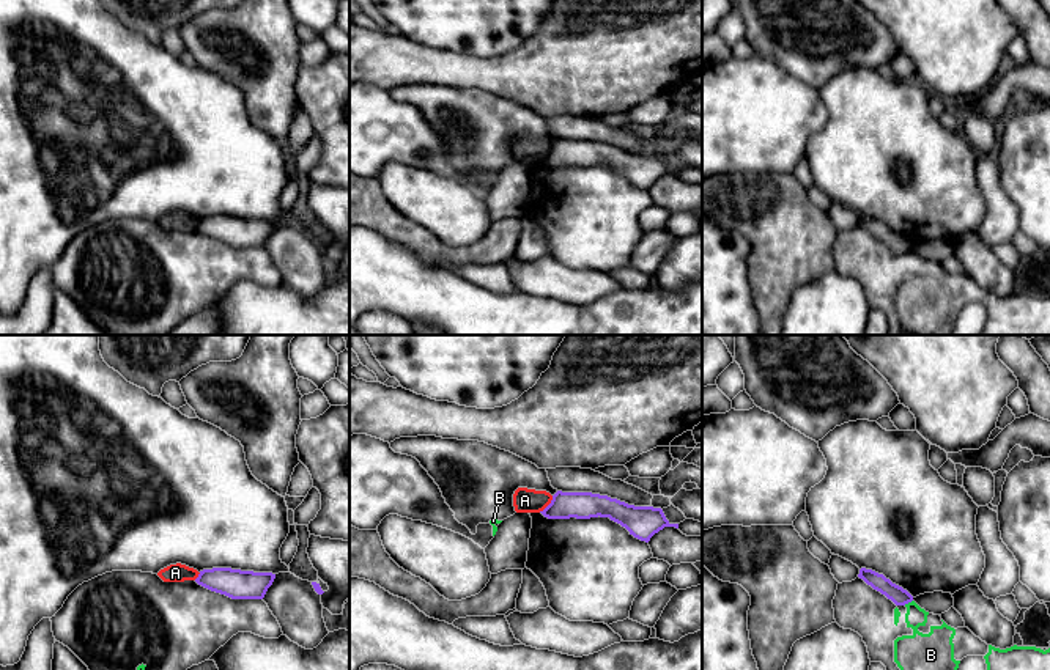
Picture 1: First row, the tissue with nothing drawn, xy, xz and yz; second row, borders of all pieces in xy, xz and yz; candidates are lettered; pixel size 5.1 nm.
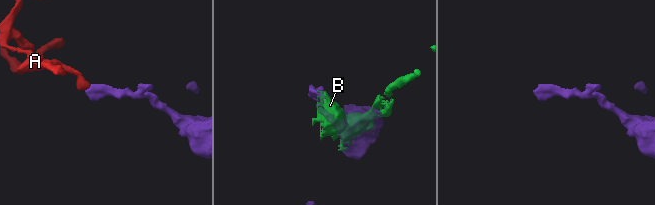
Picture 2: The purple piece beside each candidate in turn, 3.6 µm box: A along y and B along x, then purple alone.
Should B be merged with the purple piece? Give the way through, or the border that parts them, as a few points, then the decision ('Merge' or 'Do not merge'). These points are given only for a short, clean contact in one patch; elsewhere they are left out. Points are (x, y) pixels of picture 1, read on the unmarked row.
Boundary: yz (912, 247), (904, 252). Do not merge

